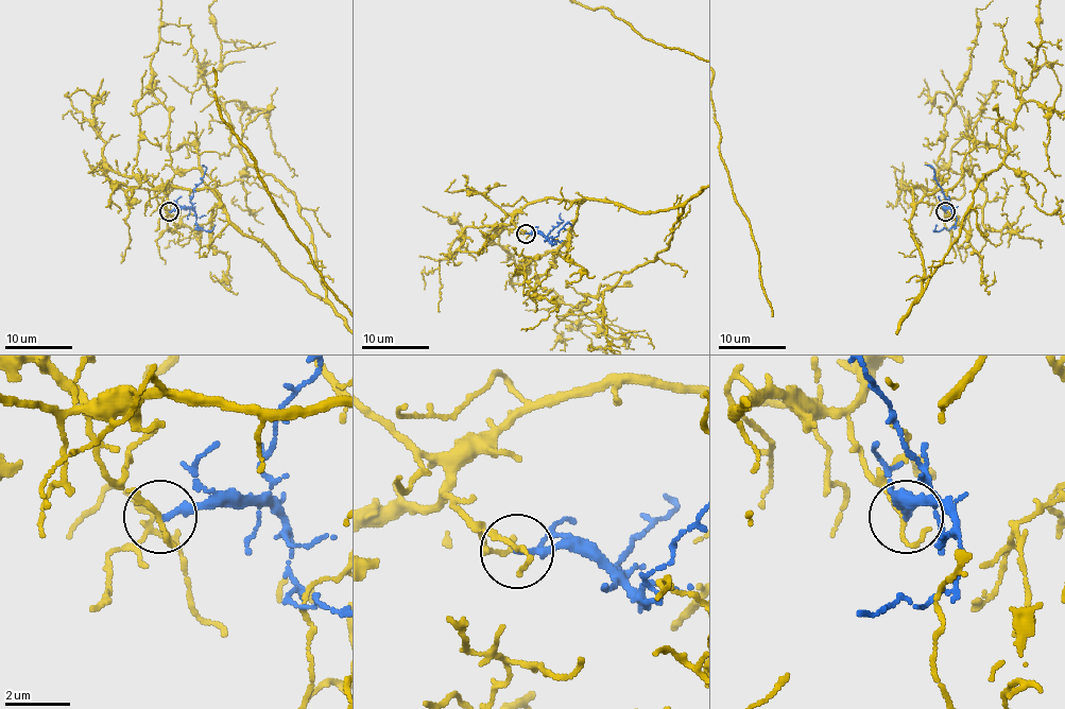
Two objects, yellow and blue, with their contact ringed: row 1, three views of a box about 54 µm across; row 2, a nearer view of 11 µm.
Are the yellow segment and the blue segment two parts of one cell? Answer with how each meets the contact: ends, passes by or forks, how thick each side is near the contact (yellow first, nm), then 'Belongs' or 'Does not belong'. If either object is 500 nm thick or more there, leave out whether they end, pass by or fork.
At the ring yellow passes by. At the ring blue ends. Thickness 110 nm (yellow) against 220 nm. Does not belong

